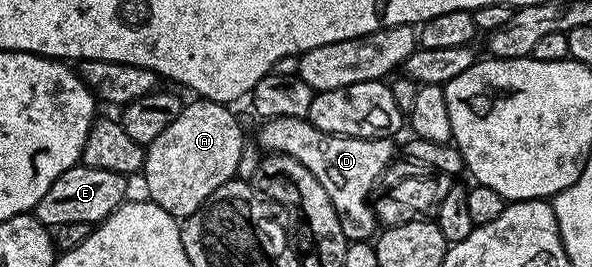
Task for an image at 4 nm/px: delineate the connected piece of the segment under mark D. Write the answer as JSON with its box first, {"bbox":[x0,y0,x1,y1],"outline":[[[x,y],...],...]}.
{"bbox":[258,117,394,229],"outline":[[[271,117],[261,124],[258,129],[258,145],[262,151],[292,155],[292,159],[304,163],[304,167],[308,167],[308,171],[312,171],[312,175],[320,179],[320,187],[328,191],[328,199],[332,199],[339,215],[347,218],[350,216],[366,229],[375,228],[376,218],[372,208],[374,184],[381,179],[382,172],[389,167],[390,160],[394,157],[393,140],[369,141],[328,135],[304,117]]]}

